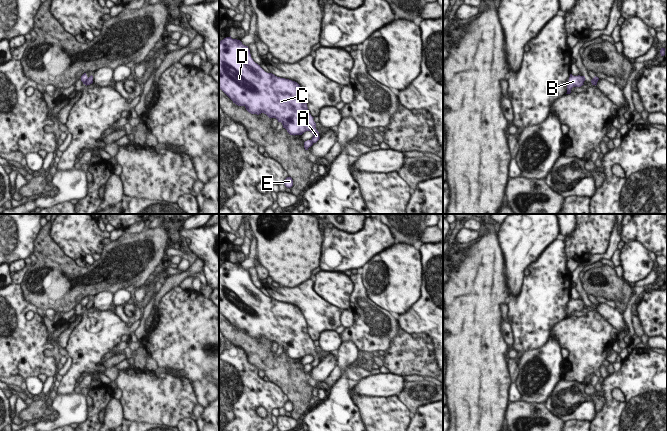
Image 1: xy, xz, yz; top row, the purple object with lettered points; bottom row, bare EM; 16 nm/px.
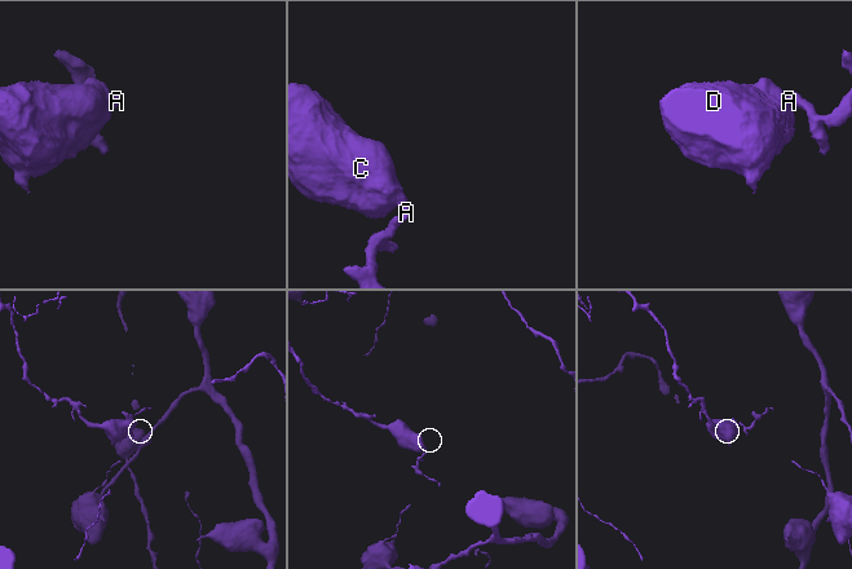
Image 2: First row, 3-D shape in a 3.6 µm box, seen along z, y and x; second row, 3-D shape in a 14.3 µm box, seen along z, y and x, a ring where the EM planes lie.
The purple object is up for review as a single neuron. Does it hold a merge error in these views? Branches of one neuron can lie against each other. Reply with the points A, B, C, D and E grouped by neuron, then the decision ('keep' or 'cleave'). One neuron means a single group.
A B C D / E; cleave

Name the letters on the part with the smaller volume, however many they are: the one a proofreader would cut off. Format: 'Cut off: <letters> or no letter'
Cut off: E.

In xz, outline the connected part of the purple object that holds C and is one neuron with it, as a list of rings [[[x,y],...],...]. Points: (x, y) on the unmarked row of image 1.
[[[226,261],[219,266],[219,313],[221,313],[238,330],[244,330],[251,338],[266,338],[269,342],[276,342],[290,359],[302,359],[306,355],[313,358],[312,368],[319,363],[319,356],[307,331],[307,322],[300,309],[292,304],[280,302],[272,297],[265,296],[260,289],[251,282],[248,270],[240,264]]]

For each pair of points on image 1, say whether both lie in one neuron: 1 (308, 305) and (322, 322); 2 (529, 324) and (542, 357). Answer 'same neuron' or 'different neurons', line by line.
1: same neuron
2: different neurons

